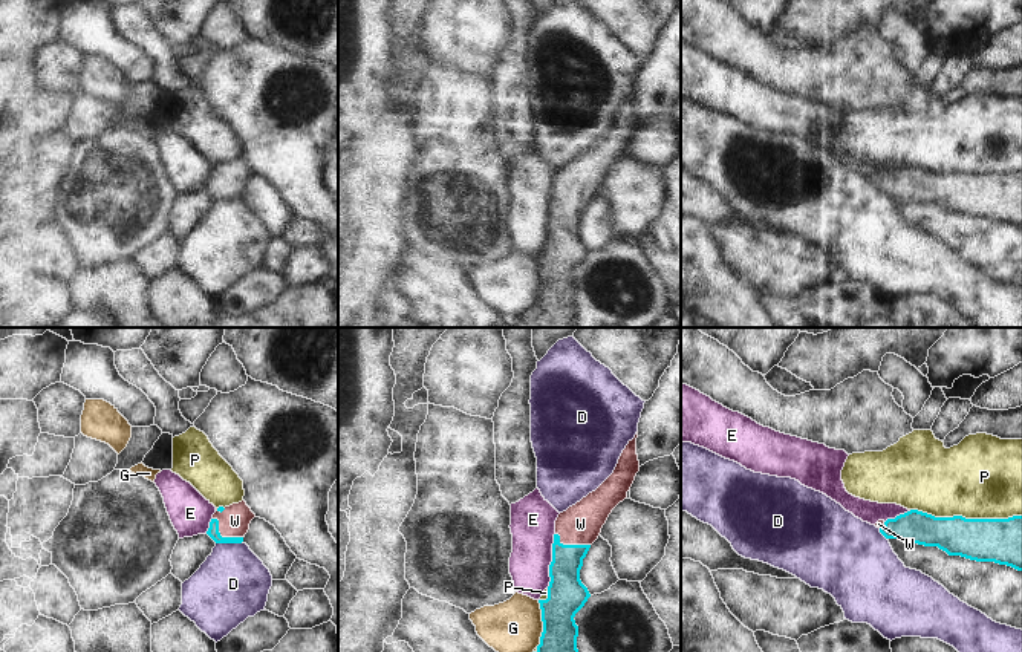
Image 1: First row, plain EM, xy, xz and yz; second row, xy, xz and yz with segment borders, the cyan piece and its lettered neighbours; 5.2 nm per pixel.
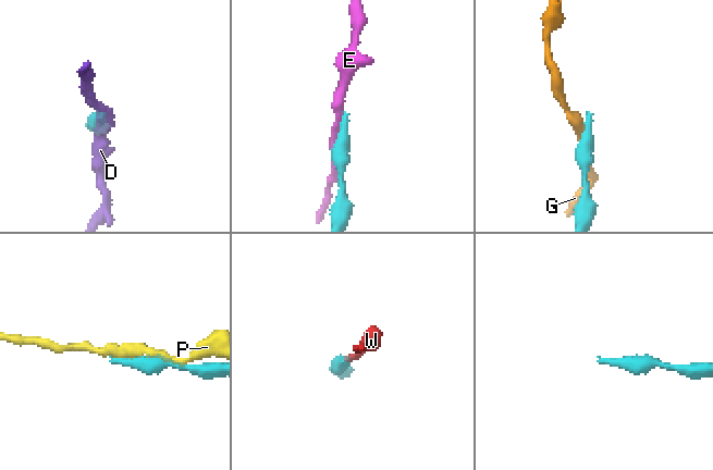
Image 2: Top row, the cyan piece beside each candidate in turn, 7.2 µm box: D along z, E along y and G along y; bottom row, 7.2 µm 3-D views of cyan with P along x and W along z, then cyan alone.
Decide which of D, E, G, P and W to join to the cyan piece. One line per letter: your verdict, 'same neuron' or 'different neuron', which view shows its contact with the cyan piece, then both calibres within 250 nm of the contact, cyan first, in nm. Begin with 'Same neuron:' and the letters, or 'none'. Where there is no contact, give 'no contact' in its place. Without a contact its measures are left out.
Same neuron: W
D: different neuron | xy | 60/380 nm
E: different neuron | xz | 200/240 nm
G: different neuron | xz | 260/300 nm
P: different neuron | yz | 240/440 nm
W: same neuron | xy | 60/160 nm

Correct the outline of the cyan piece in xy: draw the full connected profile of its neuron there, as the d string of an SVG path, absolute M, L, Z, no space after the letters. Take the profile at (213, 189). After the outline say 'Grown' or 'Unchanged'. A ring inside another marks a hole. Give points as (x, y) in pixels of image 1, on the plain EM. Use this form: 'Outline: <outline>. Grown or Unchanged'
Outline: M245 158L229 164L219 164L213 171L207 191L216 200L242 200L256 171Z. Grown

